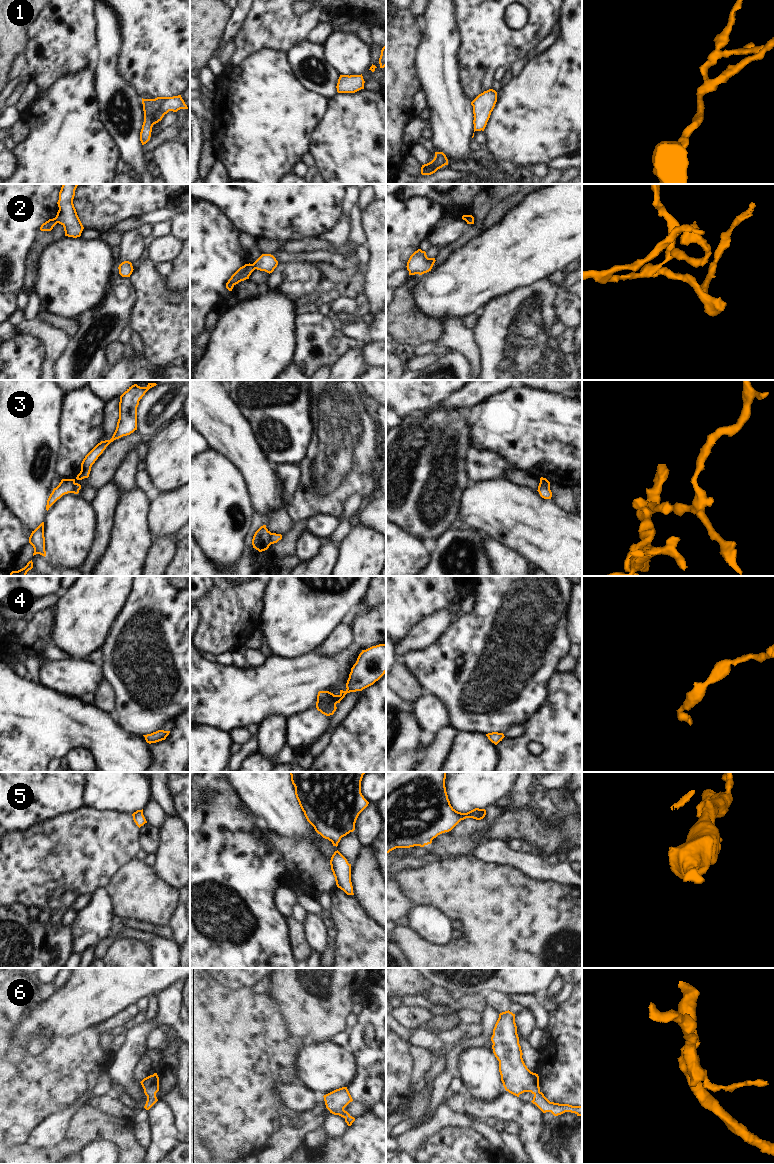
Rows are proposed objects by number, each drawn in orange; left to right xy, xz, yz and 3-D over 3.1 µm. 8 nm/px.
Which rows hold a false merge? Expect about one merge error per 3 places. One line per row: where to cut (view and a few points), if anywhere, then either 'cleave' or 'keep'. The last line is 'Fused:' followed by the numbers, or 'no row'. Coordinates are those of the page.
1: no cut | keep
2: xz (251, 264), (254, 269) | cleave
3: xz (270, 533), (271, 543) | cleave
4: no cut | keep
5: no cut | keep
6: no cut | keep
Fused: 2, 3

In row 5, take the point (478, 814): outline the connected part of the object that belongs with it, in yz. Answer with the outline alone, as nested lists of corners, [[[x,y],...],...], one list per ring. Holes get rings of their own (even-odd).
[[[386,772],[386,854],[396,848],[424,847],[438,835],[451,831],[461,820],[481,820],[485,809],[475,808],[467,813],[456,811],[450,804],[445,787],[447,772]]]

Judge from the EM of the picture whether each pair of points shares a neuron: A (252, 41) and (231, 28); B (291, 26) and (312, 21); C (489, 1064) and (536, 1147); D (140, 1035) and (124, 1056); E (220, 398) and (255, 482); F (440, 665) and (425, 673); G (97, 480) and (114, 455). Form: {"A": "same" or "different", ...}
{"A": "different", "B": "same", "C": "different", "D": "same", "E": "same", "F": "same", "G": "same"}

